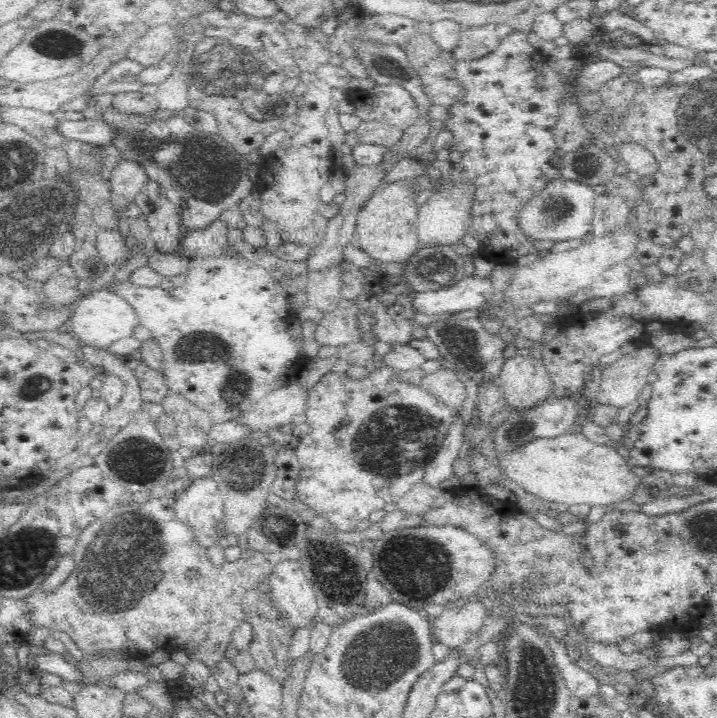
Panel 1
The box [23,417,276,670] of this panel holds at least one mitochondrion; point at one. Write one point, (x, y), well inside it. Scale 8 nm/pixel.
(116, 542)

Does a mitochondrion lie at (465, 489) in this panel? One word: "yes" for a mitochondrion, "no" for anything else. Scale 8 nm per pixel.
no

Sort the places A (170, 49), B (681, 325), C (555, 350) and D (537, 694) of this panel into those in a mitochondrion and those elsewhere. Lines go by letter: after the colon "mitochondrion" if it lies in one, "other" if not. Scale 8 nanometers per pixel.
A: other
B: other
C: other
D: mitochondrion

